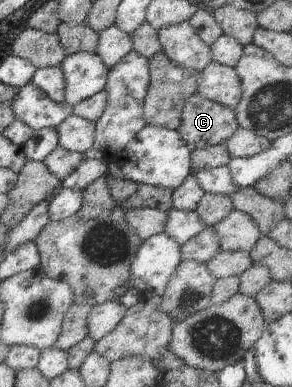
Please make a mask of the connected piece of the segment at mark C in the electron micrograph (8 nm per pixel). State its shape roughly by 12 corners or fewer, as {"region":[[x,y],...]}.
{"region":[[198,93],[177,130],[191,151],[226,143],[238,130],[233,109]]}

